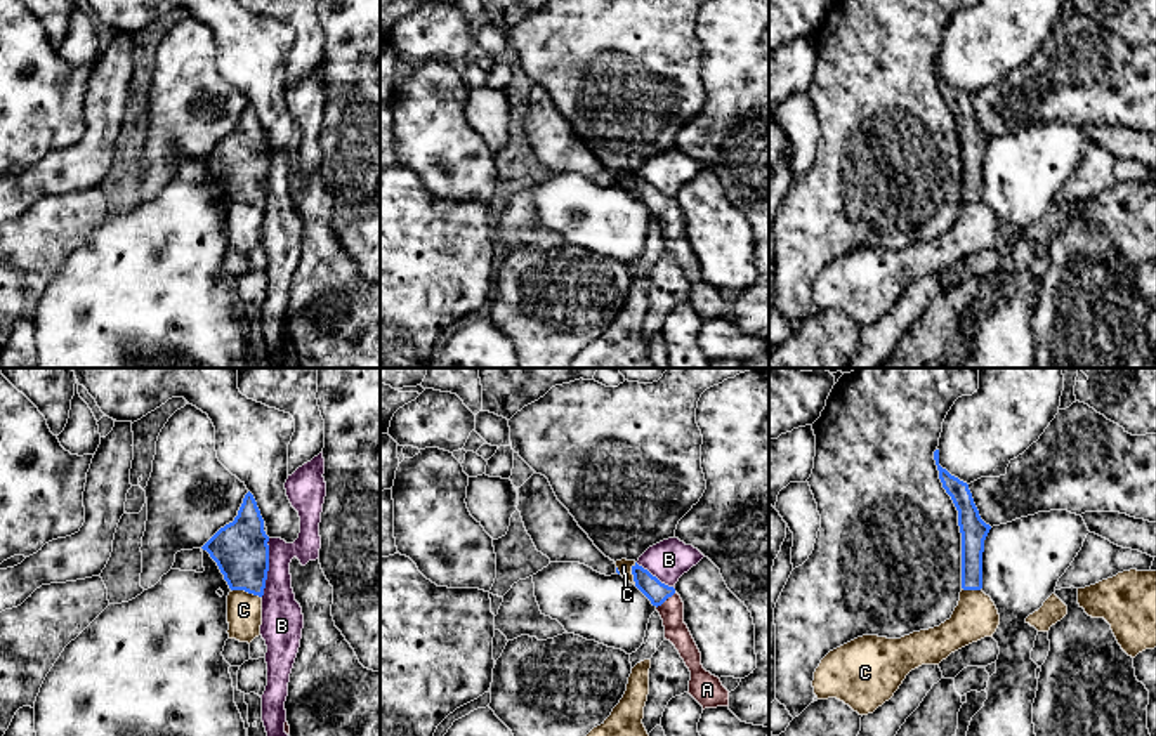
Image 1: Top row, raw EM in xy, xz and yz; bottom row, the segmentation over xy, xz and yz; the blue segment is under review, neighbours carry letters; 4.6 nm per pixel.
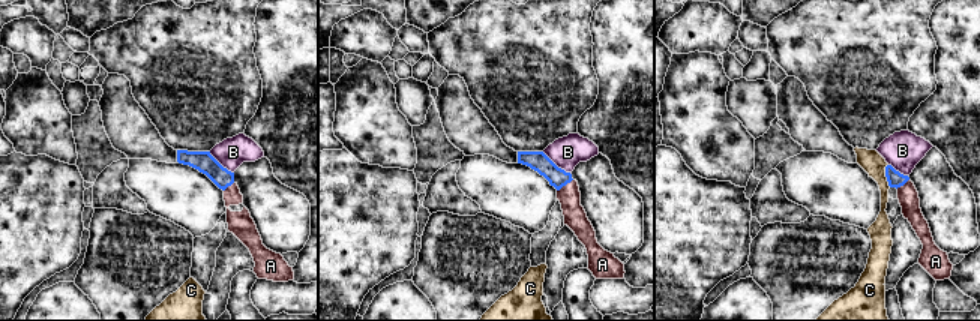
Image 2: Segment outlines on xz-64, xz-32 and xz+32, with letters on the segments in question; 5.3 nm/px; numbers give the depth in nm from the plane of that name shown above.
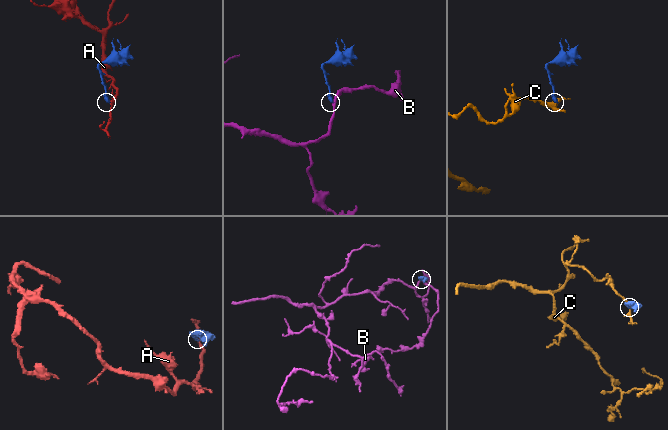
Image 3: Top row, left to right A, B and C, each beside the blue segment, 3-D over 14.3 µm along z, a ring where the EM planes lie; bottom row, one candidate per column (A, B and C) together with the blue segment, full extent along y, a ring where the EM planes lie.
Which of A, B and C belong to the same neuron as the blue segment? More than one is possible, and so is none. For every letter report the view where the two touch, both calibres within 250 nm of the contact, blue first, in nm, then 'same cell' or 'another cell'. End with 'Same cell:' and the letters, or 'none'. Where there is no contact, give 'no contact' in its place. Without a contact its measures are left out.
A: xz | 100/110 nm | same cell
B: xy | 260/190 nm | another cell
C: xy | 260/160 nm | another cell
Same cell: A

